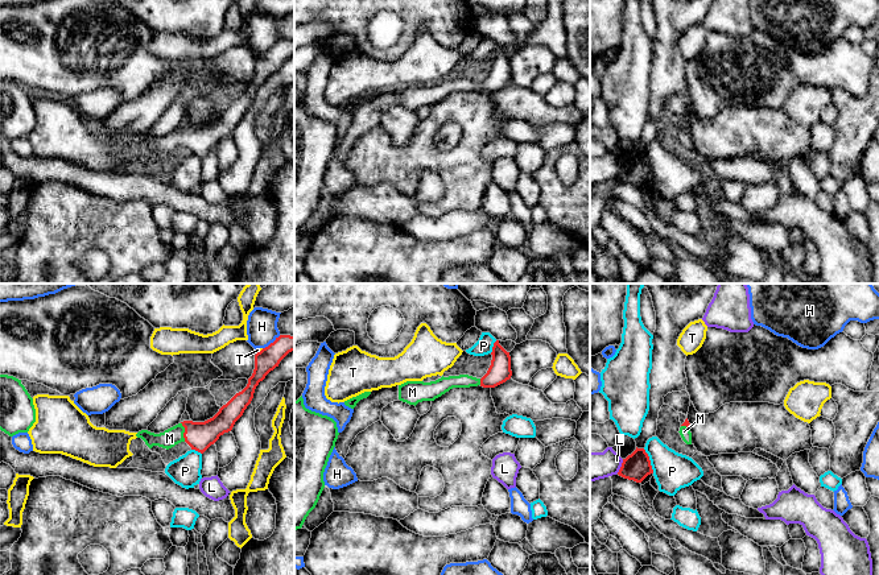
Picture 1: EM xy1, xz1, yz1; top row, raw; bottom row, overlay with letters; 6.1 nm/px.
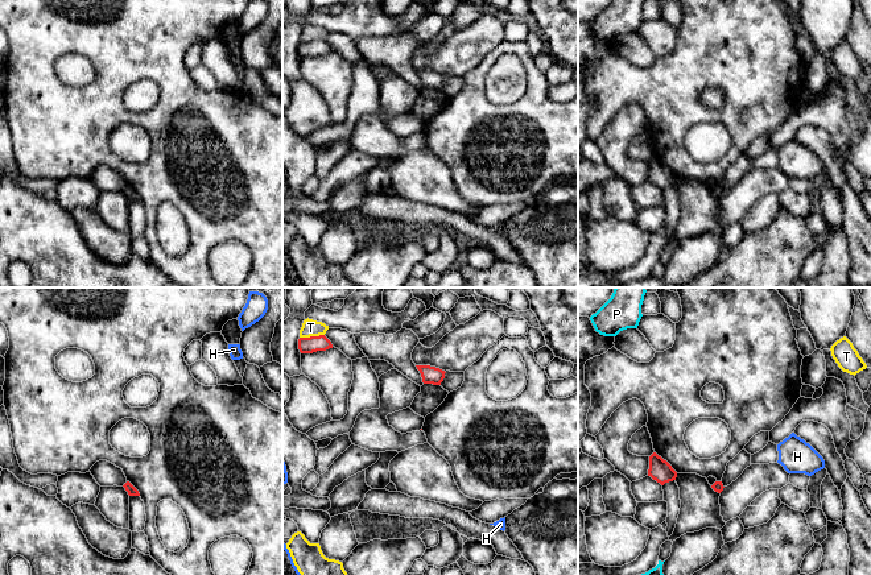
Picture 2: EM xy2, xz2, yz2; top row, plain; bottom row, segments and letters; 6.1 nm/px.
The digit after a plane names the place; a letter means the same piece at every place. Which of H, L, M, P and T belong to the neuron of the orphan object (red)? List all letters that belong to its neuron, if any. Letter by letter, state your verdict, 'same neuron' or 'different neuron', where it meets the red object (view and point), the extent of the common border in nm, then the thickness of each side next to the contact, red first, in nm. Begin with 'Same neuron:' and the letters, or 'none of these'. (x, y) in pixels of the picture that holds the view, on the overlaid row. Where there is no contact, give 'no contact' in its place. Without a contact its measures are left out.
Same neuron: M
H: different neuron; contact xy1 (271, 343); length 140 nm; calibres 140 and 190 nm
L: different neuron; contact yz1 (622, 466); length 100 nm; calibres 170 and 180 nm
M: same neuron; contact xy1 (185, 431); length 120 nm; calibres 180 and 110 nm
P: different neuron; contact yz1 (650, 460); length 170 nm; calibres 170 and 220 nm
T: different neuron; contact xz2 (312, 336); length 150 nm; calibres 100 and 100 nm

